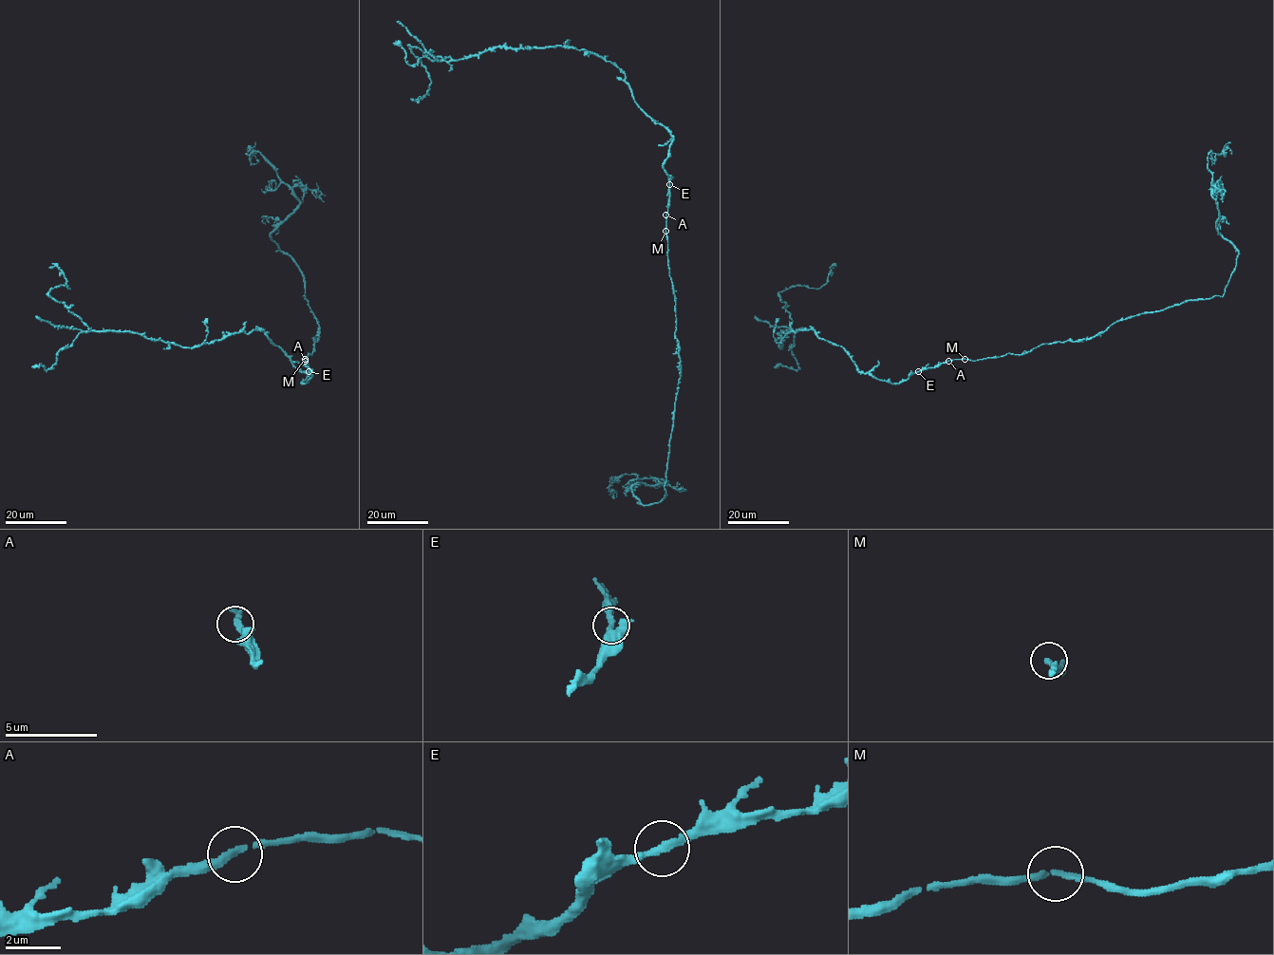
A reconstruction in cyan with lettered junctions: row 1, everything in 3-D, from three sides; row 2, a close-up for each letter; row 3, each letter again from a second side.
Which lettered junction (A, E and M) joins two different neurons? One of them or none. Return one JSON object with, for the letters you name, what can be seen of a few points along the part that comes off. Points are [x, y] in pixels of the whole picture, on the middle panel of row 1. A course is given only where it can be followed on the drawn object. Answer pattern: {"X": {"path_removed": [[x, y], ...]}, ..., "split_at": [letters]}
{"split_at": []}

